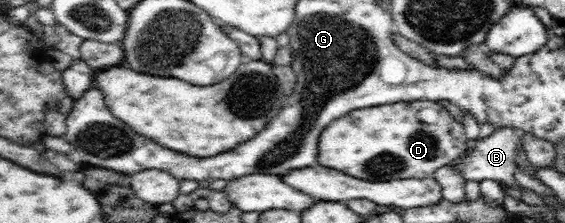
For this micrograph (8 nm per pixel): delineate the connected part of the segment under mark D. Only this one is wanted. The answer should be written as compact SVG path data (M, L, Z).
M418 100L384 104L349 112L327 125L318 141L316 164L368 182L433 178L436 170L450 165L465 152L468 140L464 125L456 121L440 103Z

